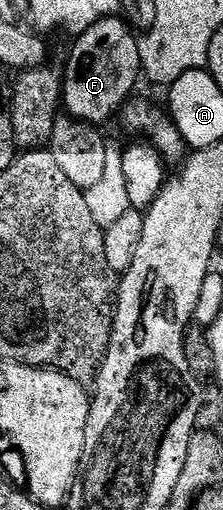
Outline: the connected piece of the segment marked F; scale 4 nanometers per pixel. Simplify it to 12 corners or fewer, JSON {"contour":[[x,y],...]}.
{"contour":[[97,21],[74,40],[61,103],[104,125],[141,80],[136,32]]}

